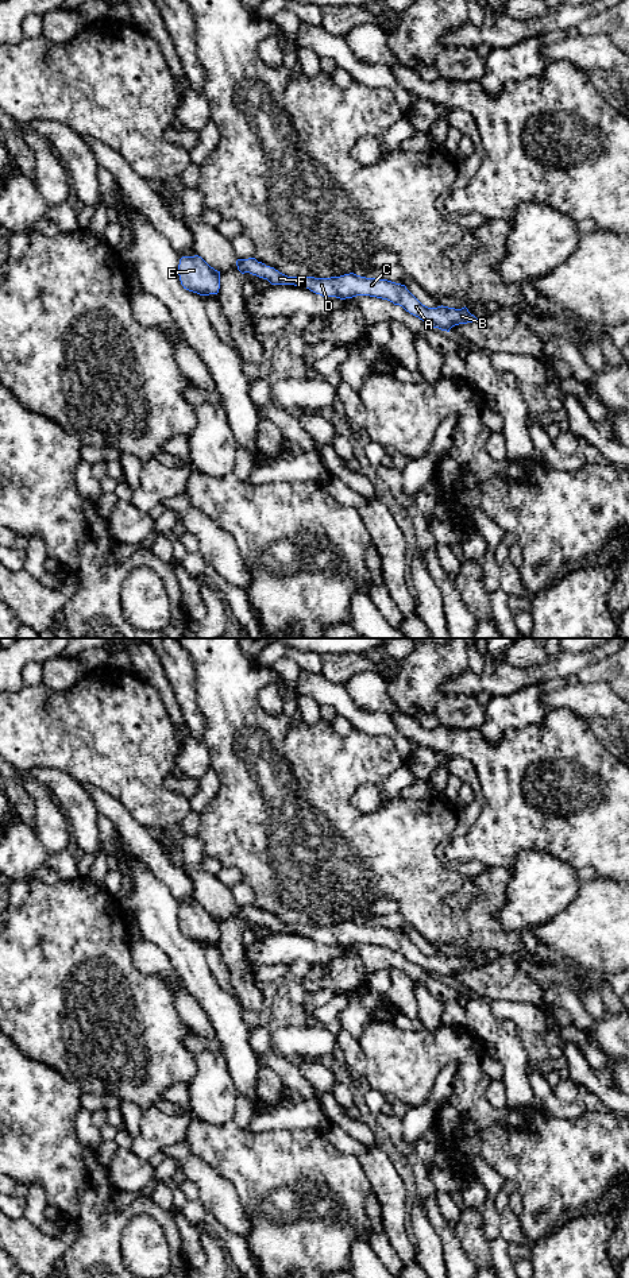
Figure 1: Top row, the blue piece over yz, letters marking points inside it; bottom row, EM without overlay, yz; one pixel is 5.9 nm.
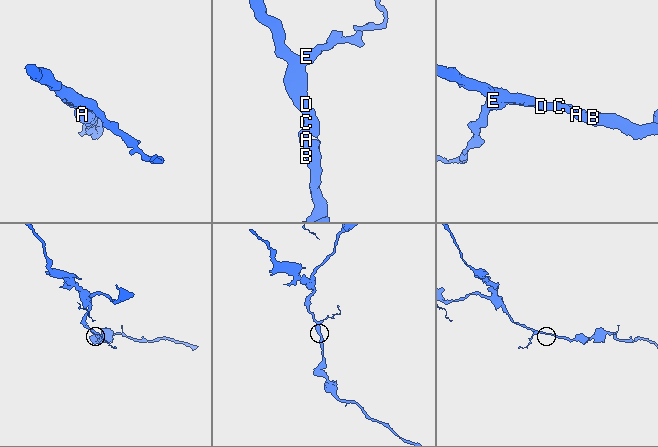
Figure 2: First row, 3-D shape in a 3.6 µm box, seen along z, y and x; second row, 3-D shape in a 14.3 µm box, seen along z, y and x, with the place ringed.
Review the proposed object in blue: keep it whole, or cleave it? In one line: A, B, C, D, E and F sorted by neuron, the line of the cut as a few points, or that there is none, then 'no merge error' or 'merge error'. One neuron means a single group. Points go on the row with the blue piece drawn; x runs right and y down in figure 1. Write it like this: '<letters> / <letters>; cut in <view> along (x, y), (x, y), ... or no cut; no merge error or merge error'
A B C D E F; no cut; no merge error

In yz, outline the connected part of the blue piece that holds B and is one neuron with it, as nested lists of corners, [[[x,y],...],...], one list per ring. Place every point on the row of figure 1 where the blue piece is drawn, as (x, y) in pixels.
[[[255,258],[238,259],[238,270],[244,274],[250,273],[259,278],[267,279],[271,285],[294,285],[306,287],[310,291],[323,297],[336,297],[340,300],[352,298],[356,296],[370,296],[387,300],[394,305],[402,306],[410,314],[422,320],[428,327],[439,328],[449,332],[459,324],[467,324],[478,320],[464,306],[462,309],[437,306],[428,308],[422,305],[405,285],[395,283],[387,279],[375,279],[356,275],[354,273],[331,278],[314,277],[288,277],[274,267],[258,262]]]

